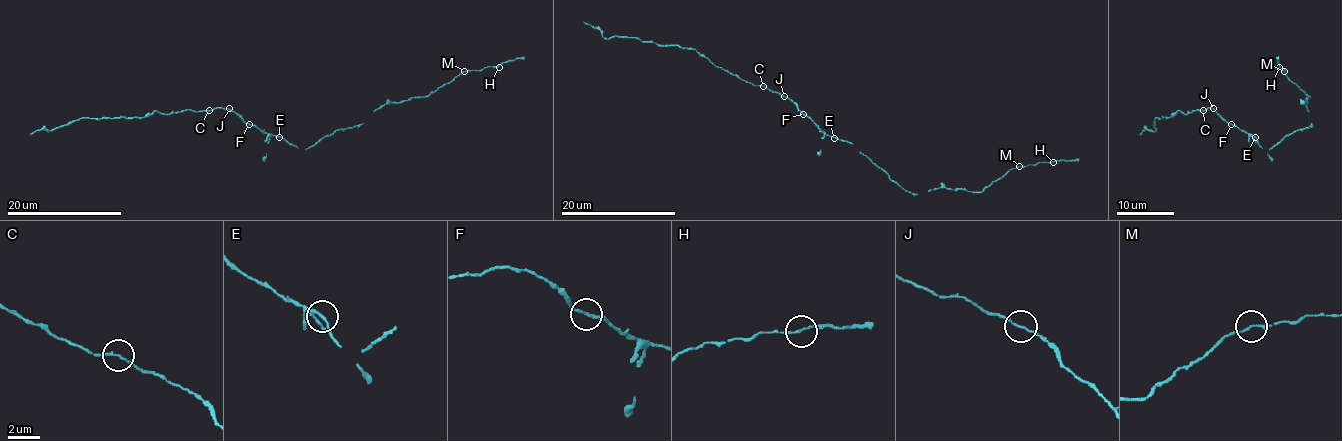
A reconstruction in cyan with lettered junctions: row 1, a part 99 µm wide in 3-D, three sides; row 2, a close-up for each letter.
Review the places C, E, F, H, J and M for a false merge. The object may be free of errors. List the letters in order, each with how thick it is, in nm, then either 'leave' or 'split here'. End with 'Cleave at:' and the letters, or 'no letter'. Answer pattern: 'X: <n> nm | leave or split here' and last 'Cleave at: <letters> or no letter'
C: 130 nm | leave
E: 140 nm | leave
F: 140 nm | leave
H: 130 nm | leave
J: 130 nm | leave
M: 120 nm | leave
Cleave at: no letter

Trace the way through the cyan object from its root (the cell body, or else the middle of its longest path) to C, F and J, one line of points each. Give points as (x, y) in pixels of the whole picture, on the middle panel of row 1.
C: (832, 136), (825, 135), (789, 99), (764, 86)
F: (832, 136), (825, 135), (804, 113)
J: (832, 136), (825, 135), (784, 96)

